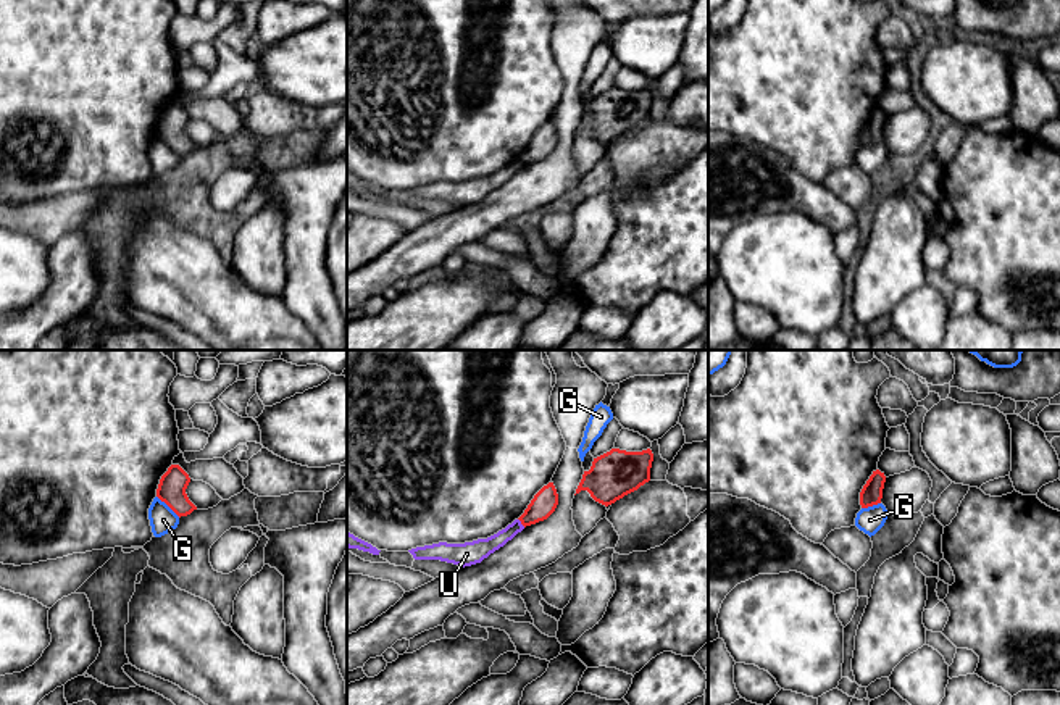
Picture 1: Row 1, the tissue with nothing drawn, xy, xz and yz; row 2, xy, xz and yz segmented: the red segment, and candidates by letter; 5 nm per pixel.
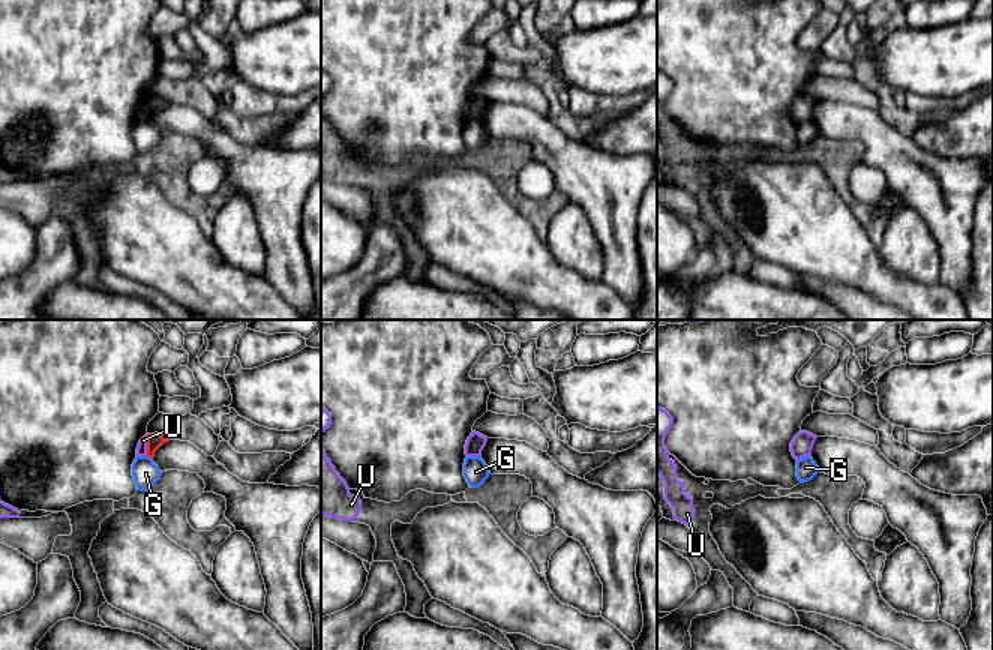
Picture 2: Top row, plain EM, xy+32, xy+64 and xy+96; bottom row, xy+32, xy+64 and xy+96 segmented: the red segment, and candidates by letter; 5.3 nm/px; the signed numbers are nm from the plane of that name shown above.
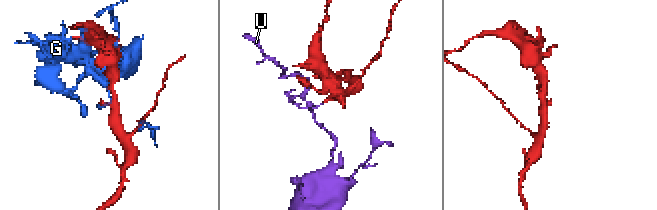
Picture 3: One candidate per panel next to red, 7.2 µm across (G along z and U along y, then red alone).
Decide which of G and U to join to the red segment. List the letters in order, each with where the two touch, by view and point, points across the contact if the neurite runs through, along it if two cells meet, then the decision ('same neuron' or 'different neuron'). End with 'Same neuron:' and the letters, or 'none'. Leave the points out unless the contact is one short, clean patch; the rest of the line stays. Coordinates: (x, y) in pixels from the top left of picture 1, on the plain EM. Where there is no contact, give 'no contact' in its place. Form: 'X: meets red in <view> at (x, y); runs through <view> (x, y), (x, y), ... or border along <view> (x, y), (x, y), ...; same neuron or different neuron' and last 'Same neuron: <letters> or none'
G: meets red in xy at (168, 144); different neuron
U: meets red in xz at (521, 162); different neuron
Same neuron: none

